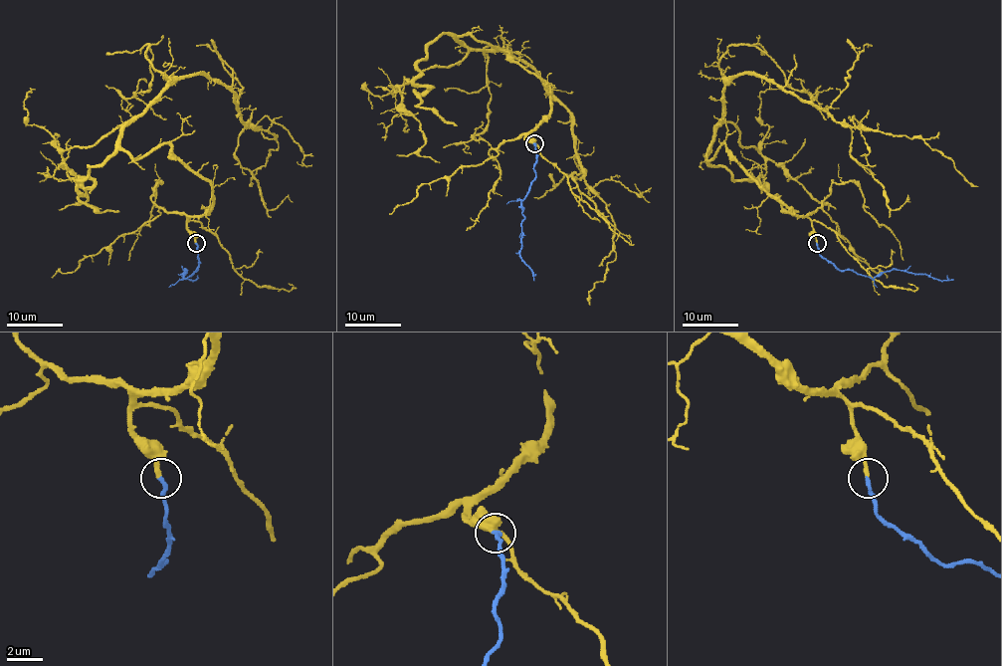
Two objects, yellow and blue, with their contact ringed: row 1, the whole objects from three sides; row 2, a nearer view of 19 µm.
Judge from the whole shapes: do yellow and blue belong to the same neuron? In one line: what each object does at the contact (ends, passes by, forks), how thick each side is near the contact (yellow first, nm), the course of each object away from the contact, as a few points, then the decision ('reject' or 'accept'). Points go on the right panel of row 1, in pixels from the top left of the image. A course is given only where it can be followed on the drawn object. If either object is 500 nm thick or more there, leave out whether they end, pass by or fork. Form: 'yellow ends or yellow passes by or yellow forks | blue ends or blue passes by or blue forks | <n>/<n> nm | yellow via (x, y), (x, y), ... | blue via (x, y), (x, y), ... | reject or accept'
yellow ends | blue ends | 240/240 nm | yellow via (817, 243), (810, 219), (724, 144), (708, 160), (734, 77), (761, 74), (838, 121), (921, 137), (977, 186) | blue via (817, 243), (819, 253), (840, 270), (852, 270), (875, 278), (898, 270), (926, 274), (942, 281), (953, 280) | accept

